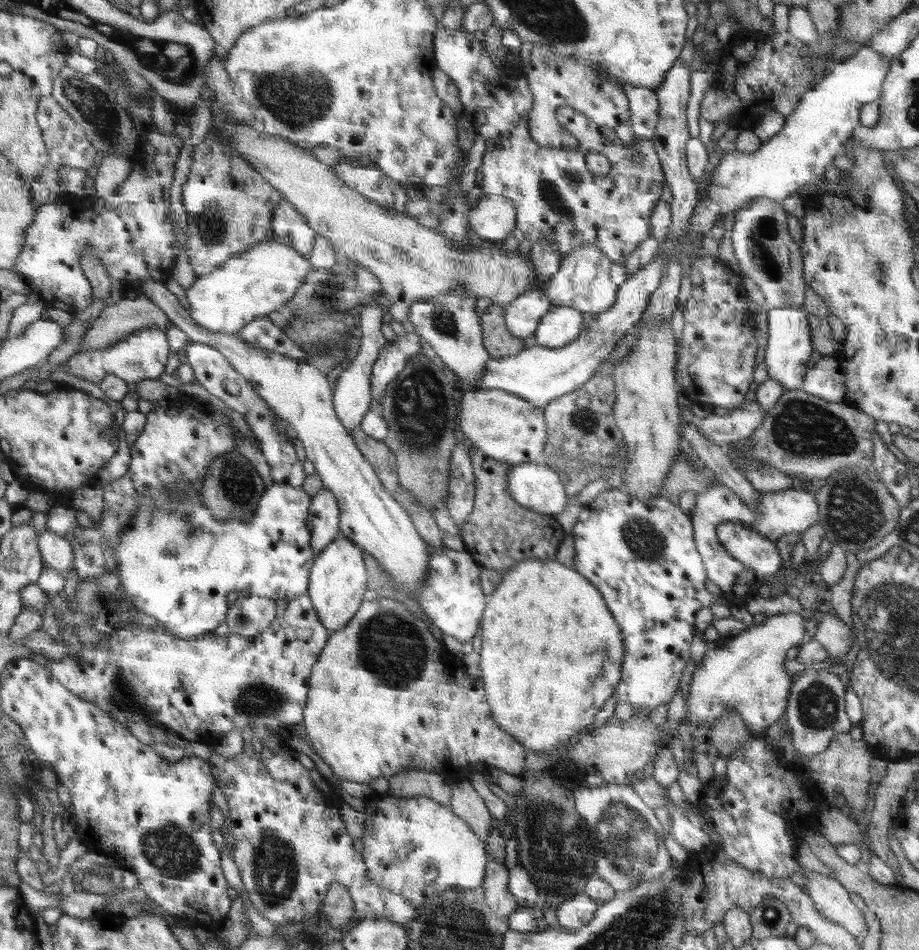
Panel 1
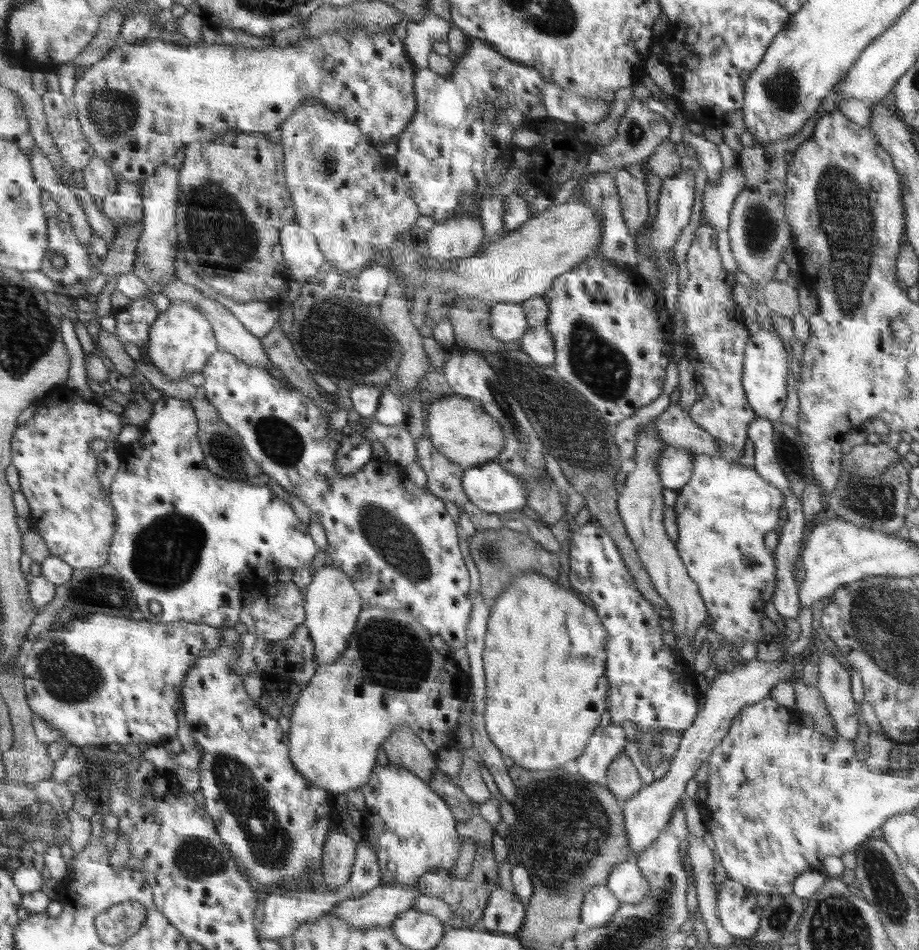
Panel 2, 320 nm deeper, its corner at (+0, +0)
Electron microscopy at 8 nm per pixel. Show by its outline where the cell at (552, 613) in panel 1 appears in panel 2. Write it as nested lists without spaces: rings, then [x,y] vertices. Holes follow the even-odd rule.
[[[530,573],[514,577],[509,589],[505,591],[494,602],[491,608],[490,620],[486,631],[485,649],[483,652],[483,669],[485,672],[485,729],[490,740],[498,747],[498,750],[506,756],[510,756],[515,765],[521,766],[526,770],[544,771],[562,767],[568,760],[574,760],[585,752],[586,742],[596,730],[602,714],[606,711],[606,698],[608,698],[608,680],[606,680],[606,650],[604,646],[608,644],[608,634],[596,612],[586,606],[574,589],[567,590],[559,583],[559,580],[551,580],[542,574]]]

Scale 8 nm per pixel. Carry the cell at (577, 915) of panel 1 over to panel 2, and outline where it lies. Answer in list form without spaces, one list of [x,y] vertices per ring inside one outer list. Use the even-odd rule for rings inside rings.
[[[605,884],[593,886],[585,894],[581,924],[596,928],[610,923],[621,903]]]

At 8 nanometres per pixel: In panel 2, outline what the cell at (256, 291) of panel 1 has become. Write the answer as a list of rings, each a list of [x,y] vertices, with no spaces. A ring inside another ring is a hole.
[[[187,300],[172,302],[164,311],[160,312],[149,330],[149,342],[144,346],[143,355],[162,374],[172,381],[186,380],[191,372],[198,372],[205,368],[214,351],[218,350],[218,342],[215,341],[213,325],[204,318],[201,310]]]

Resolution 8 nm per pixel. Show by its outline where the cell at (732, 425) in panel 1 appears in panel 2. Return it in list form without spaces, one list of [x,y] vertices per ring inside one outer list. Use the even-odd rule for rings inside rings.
[[[665,446],[657,458],[657,471],[662,486],[676,490],[682,488],[692,476],[693,456],[696,453],[687,448]]]

